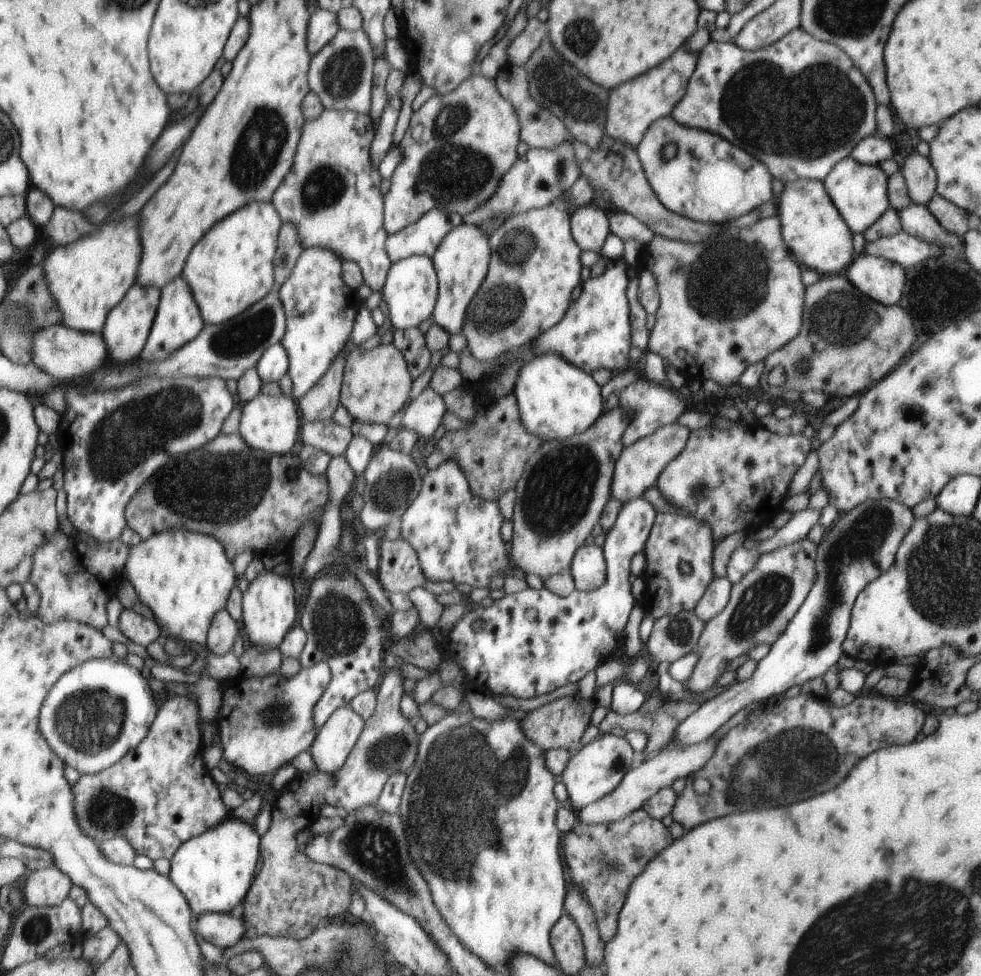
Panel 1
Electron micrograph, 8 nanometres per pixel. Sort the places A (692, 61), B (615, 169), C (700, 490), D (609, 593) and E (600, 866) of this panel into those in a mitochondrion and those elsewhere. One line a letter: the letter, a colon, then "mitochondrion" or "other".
A: other
B: other
C: mitochondrion
D: other
E: mitochondrion

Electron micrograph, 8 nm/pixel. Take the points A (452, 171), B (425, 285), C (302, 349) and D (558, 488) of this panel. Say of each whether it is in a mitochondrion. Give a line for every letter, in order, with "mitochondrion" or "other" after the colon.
A: mitochondrion
B: other
C: other
D: mitochondrion

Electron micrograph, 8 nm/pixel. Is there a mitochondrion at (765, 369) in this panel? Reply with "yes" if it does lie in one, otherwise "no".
no

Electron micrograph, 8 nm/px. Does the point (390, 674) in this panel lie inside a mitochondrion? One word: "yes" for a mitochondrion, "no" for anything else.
no

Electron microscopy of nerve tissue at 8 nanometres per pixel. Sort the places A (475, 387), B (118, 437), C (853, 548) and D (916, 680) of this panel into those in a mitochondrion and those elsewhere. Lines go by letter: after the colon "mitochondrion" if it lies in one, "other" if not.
A: other
B: mitochondrion
C: mitochondrion
D: other

